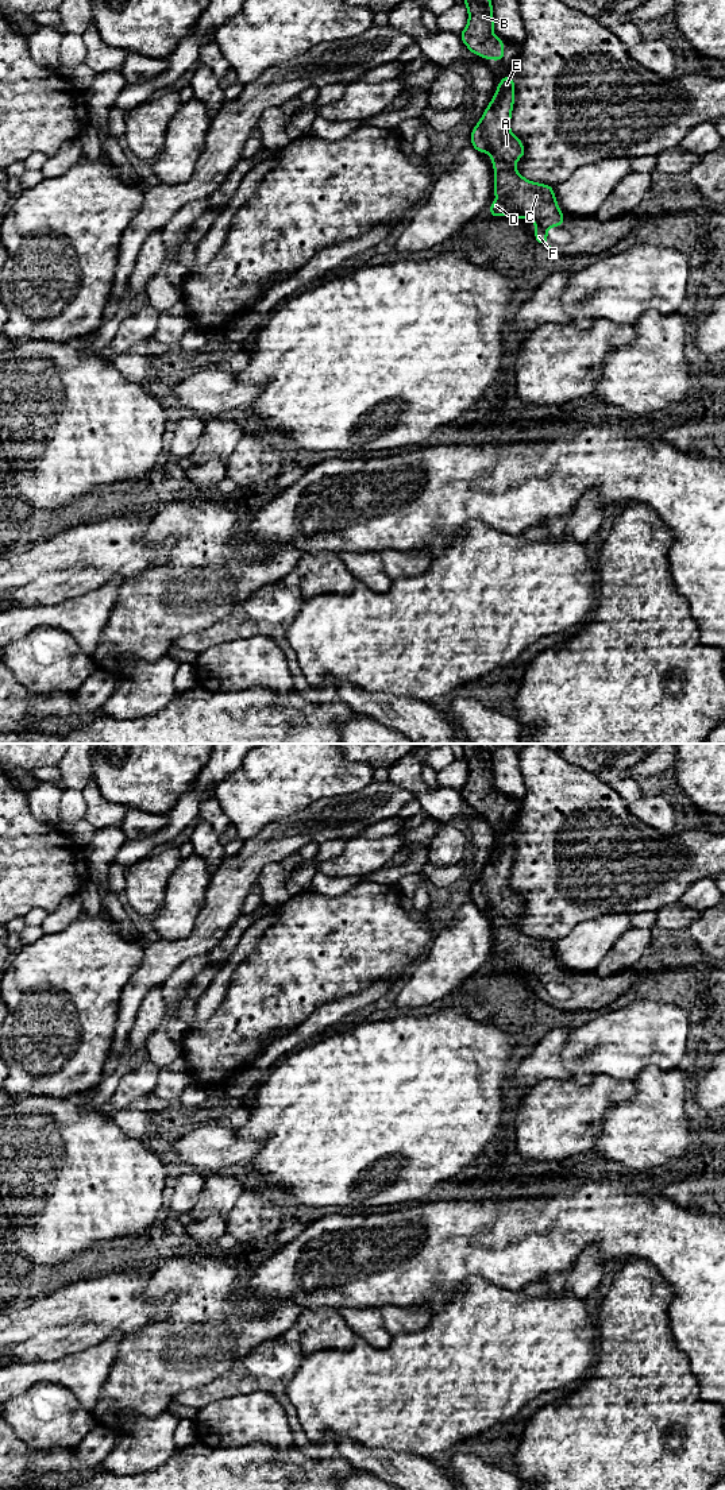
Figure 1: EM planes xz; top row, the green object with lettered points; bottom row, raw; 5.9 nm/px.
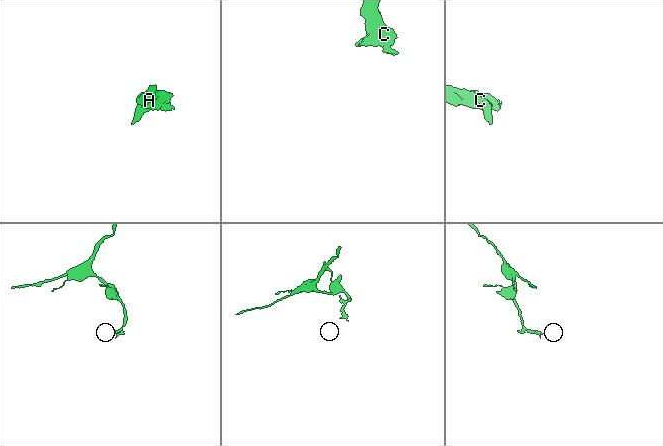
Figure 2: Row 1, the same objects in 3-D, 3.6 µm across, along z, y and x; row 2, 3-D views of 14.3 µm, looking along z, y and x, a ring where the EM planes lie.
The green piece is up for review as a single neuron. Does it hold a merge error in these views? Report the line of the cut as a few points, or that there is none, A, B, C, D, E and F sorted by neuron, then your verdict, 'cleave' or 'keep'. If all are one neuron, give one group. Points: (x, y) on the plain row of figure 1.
no cut; A B C D E F; keep

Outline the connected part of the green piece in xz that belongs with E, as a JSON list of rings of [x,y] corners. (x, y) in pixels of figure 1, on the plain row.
[[[512,829],[498,838],[498,844],[495,846],[494,853],[489,858],[478,880],[471,885],[471,902],[479,908],[487,908],[491,912],[491,920],[495,925],[493,934],[494,937],[493,946],[497,954],[490,960],[490,973],[498,973],[504,970],[509,970],[516,974],[531,973],[533,976],[533,981],[536,983],[535,997],[540,1000],[548,1000],[547,987],[551,983],[562,983],[564,977],[564,970],[559,965],[558,957],[554,950],[554,942],[528,937],[514,925],[517,916],[525,911],[525,906],[524,899],[510,888],[510,873],[513,860],[514,860],[514,838]]]

